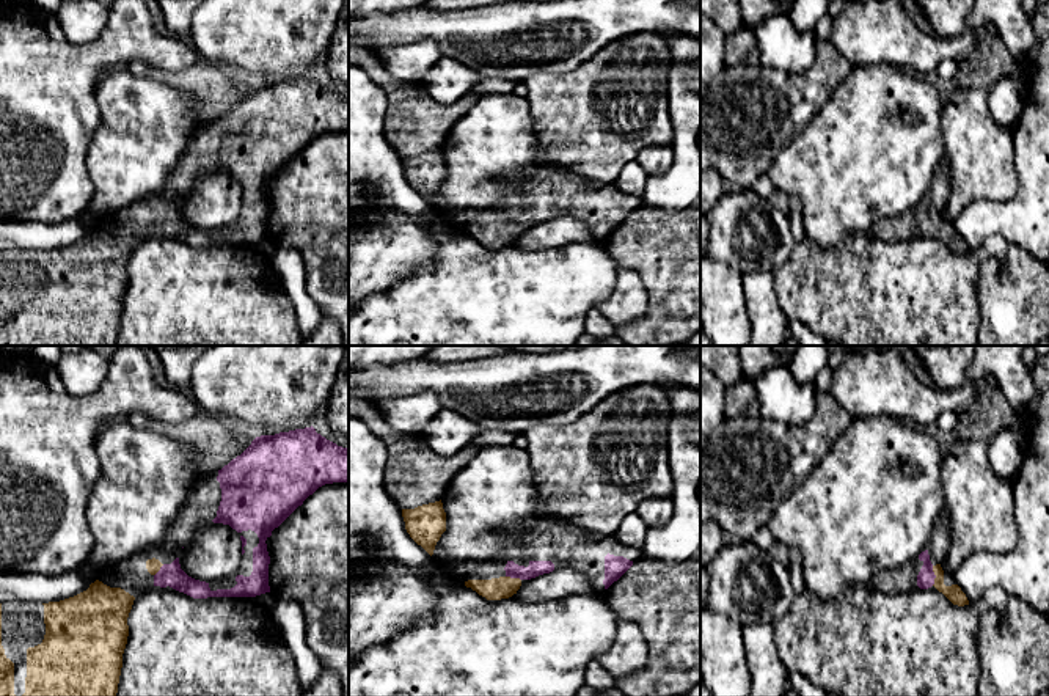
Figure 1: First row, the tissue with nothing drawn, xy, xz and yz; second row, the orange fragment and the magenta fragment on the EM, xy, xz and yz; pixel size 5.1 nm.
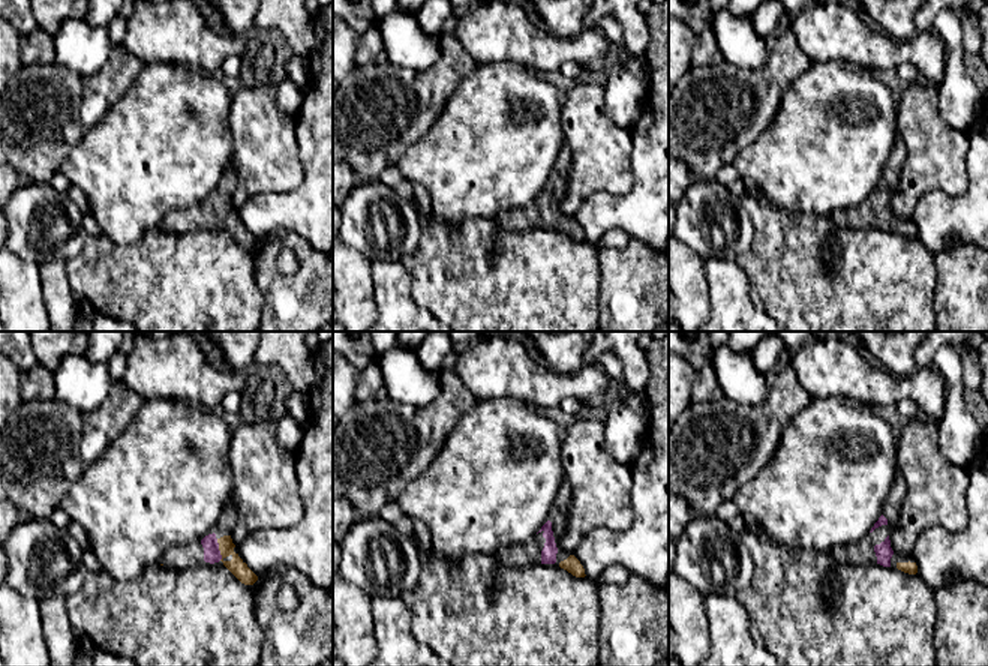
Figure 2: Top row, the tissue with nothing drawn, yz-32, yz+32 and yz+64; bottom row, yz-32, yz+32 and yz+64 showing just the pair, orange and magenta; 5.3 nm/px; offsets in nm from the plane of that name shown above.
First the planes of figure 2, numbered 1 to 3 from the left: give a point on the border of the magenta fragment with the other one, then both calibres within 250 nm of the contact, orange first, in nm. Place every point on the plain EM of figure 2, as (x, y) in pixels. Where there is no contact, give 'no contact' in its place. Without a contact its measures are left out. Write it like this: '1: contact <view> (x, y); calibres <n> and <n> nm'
1: contact yz-32 (219, 213); calibres 90 and 90 nm
2: no contact
3: no contact

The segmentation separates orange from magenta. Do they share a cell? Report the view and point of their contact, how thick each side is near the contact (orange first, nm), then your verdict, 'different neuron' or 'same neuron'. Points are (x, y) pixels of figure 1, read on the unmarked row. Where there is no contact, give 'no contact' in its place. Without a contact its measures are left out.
meets orange in yz at (935, 222); 90 nm thick on the orange side, 90 nm on the other; same neuron

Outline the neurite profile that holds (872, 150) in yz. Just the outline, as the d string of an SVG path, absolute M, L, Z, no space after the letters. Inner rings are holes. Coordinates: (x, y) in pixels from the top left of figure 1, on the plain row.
M886 63L853 66L801 134L774 159L766 174L777 190L801 203L809 239L826 250L842 248L851 236L870 234L876 220L901 217L928 198L934 173L947 156L942 108L936 86L911 69Z

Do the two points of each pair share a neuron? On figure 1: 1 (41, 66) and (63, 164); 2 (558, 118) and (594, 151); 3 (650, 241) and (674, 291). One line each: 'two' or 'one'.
1: one
2: one
3: one

